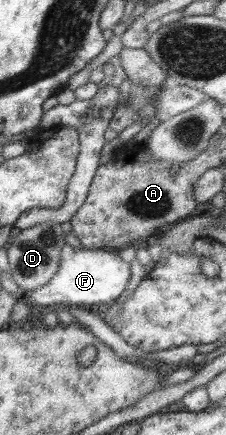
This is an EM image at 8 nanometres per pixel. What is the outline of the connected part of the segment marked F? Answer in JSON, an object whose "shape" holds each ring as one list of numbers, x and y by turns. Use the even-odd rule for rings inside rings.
{"shape":[[65,243,60,250,59,267,43,286,24,295,36,313,46,310,51,304,99,304,105,308,125,290,129,282,129,263,125,262,114,250,75,248]]}

